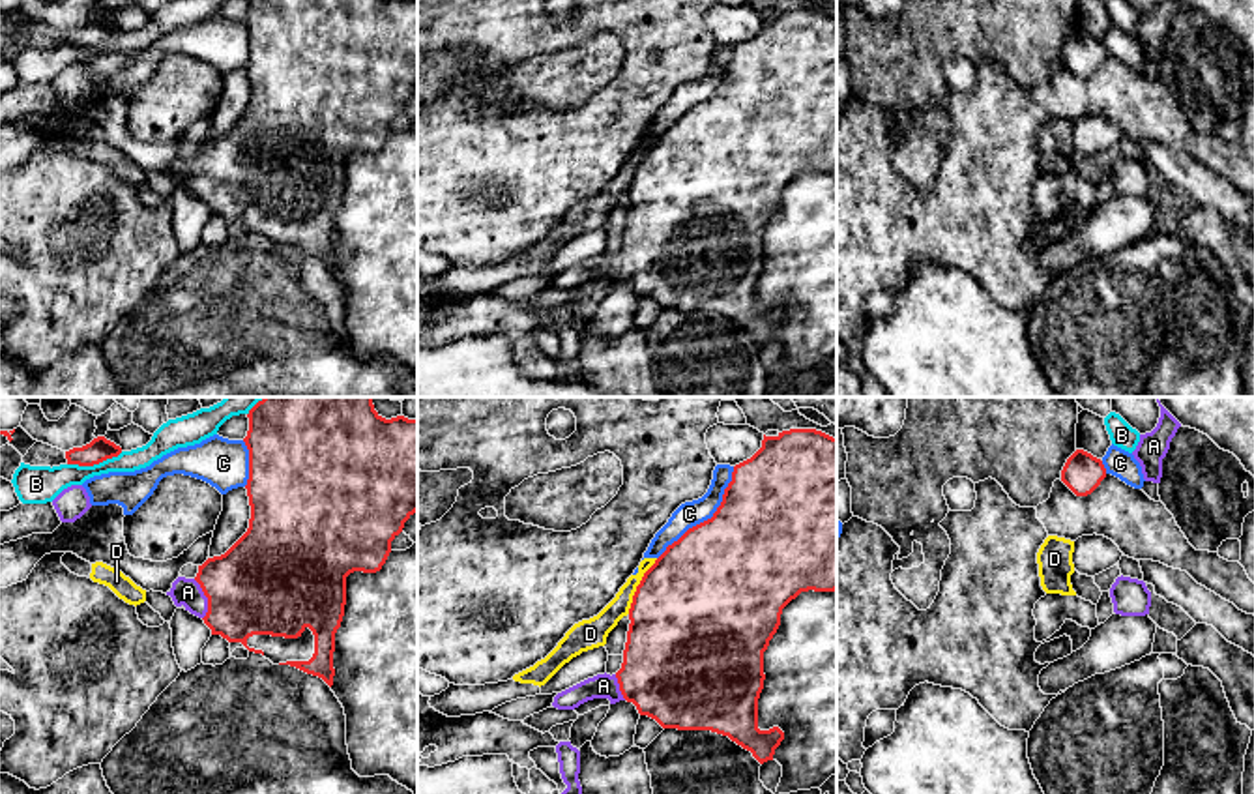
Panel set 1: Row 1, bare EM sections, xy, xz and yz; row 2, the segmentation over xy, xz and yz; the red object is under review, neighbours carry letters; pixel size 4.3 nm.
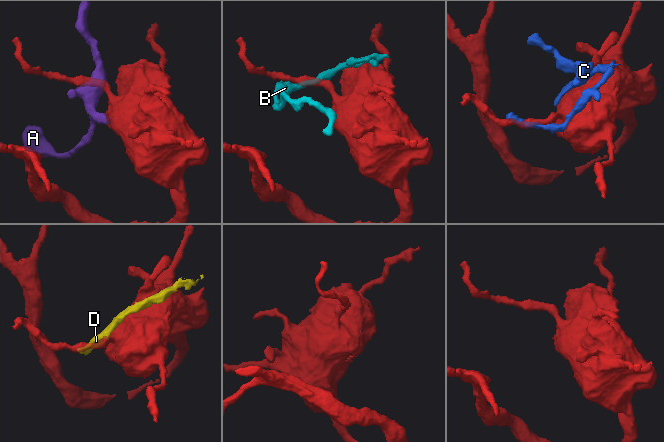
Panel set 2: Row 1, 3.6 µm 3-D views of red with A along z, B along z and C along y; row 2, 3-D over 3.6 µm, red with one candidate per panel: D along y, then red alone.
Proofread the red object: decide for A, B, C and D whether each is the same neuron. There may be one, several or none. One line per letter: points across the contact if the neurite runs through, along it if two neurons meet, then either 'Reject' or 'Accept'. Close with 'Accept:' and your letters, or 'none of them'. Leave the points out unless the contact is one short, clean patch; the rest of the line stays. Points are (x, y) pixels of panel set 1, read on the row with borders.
A: Path across: xy (264, 585), (208, 600), (188, 592). Accept
B: Reject
C: Reject
D: Reject
Accept: A

